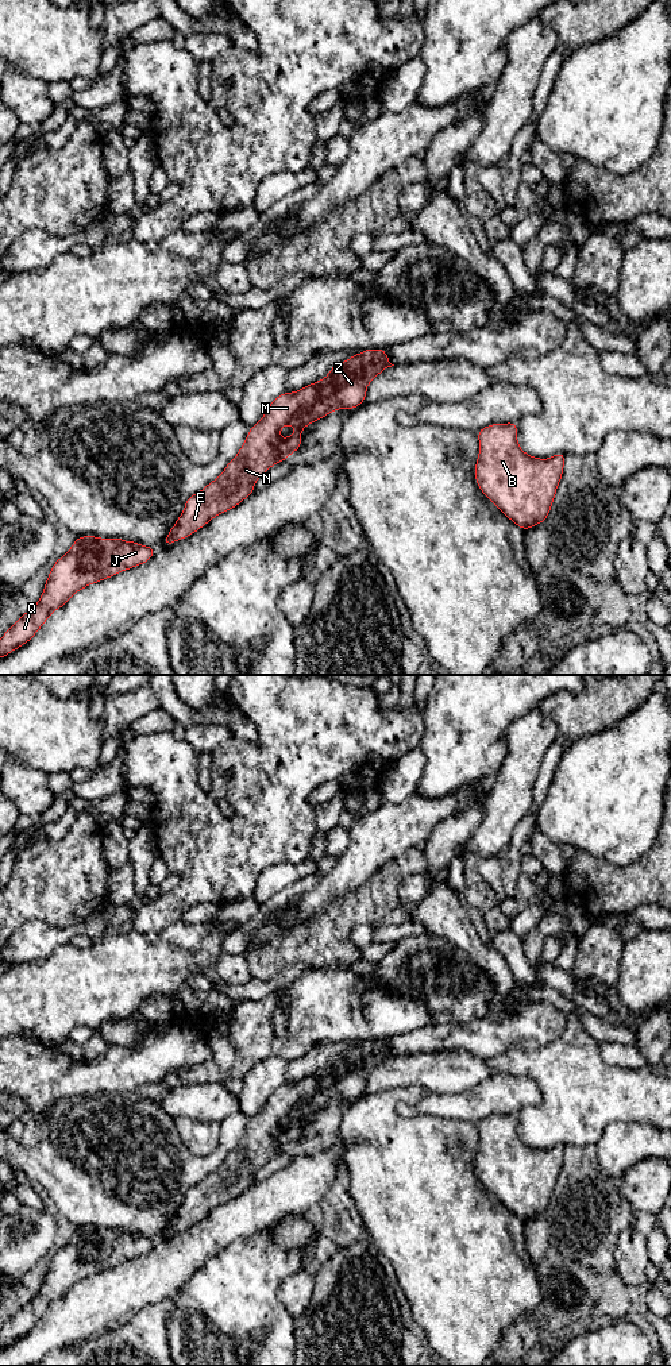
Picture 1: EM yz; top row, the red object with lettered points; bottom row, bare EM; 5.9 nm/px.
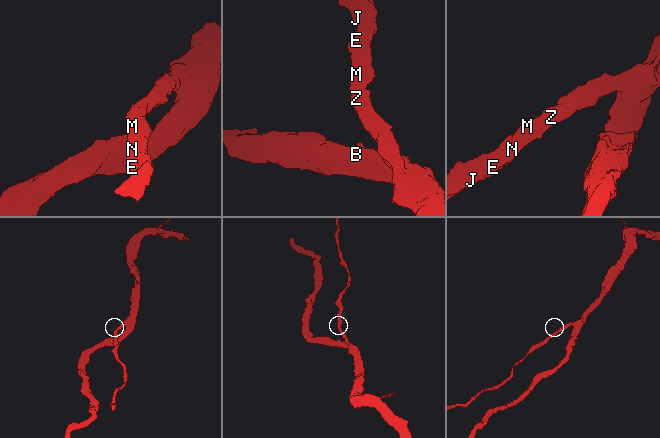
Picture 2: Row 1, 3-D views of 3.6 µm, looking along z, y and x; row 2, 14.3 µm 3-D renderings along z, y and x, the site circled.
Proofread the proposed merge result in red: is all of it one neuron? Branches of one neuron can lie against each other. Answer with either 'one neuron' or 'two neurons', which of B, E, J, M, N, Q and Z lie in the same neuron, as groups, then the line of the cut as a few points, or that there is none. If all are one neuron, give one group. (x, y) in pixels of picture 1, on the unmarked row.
one neuron; B E J M N Q Z; no cut

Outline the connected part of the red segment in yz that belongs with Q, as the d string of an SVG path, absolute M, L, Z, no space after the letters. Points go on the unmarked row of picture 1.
M96 1227L77 1228L69 1242L59 1249L50 1261L43 1284L38 1294L18 1312L0 1330L0 1350L28 1334L42 1319L46 1311L61 1300L72 1286L89 1276L108 1270L122 1262L134 1259L149 1253L155 1239L135 1232L126 1232L119 1228L101 1230Z

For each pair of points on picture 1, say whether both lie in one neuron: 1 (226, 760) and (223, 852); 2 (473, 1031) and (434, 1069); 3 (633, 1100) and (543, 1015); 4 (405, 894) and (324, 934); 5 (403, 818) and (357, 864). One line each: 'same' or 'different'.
1: same
2: different
3: different
4: different
5: same

